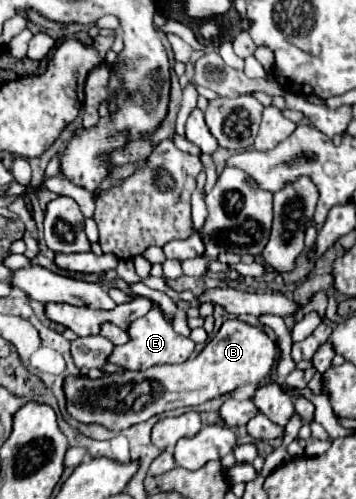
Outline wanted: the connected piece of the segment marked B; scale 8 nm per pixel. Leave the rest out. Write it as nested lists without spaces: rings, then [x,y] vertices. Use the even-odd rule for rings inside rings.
[[[227,320],[193,360],[185,360],[181,364],[159,364],[143,372],[127,370],[125,374],[109,374],[99,380],[85,376],[67,378],[67,412],[79,422],[97,422],[109,430],[123,430],[149,420],[155,414],[181,406],[203,404],[243,386],[259,388],[259,384],[271,376],[275,362],[277,346],[267,334],[245,322]]]

